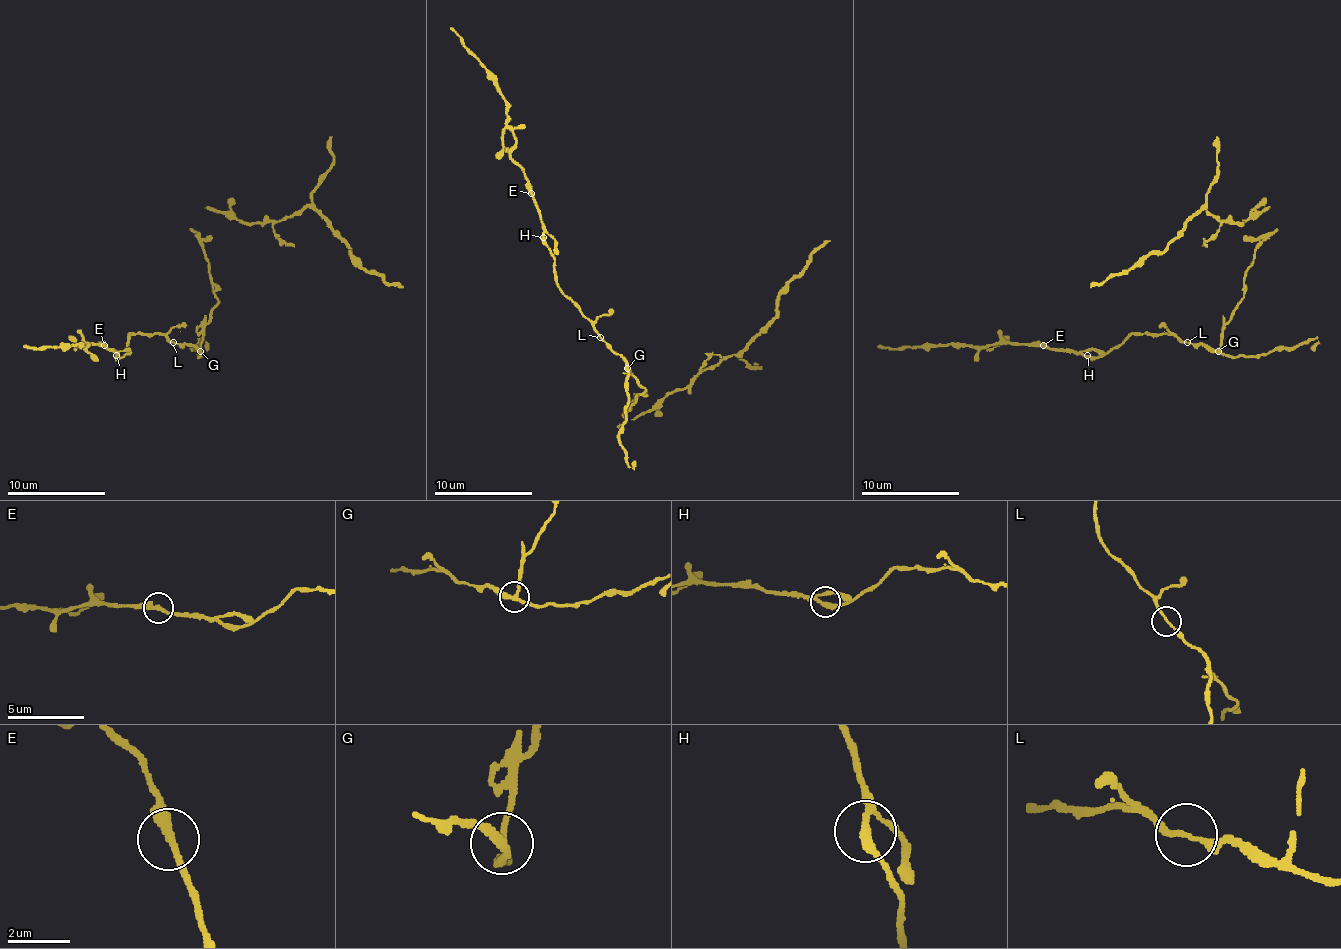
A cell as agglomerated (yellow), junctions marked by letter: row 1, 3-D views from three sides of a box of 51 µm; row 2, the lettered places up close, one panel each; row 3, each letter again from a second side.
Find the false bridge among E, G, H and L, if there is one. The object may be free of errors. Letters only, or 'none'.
G

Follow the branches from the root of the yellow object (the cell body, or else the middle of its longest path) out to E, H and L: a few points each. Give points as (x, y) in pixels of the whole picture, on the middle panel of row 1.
E: (633, 374), (560, 289), (555, 274), (555, 240), (545, 230), (540, 211), (531, 193)
H: (633, 374), (560, 289), (555, 274), (555, 257), (543, 237)
L: (633, 374), (626, 367), (626, 362), (599, 338)

